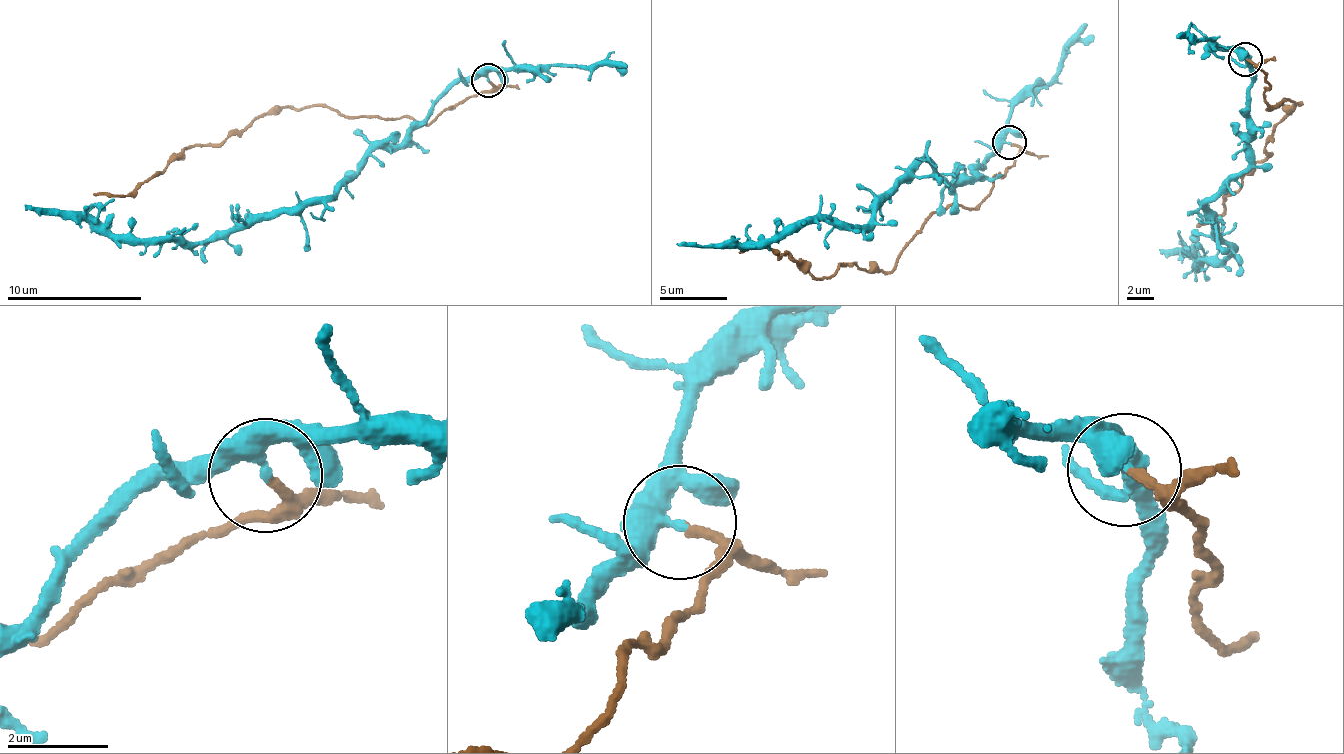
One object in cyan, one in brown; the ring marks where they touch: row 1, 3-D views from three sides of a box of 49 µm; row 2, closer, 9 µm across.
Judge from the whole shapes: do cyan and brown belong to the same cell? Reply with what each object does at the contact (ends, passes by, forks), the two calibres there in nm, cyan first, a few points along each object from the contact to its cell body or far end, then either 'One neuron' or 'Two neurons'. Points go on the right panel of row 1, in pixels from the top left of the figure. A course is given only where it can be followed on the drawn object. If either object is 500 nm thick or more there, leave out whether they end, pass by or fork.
At the ring cyan passes by. At the ring brown passes by. Thickness 300 nm (cyan) against 130 nm. Course of cyan: (1245, 58), (1247, 165), (1201, 200), (1228, 257), (1192, 268), (1195, 257), (1158, 248). Course of brown: (1245, 58), (1261, 69), (1270, 106), (1283, 102), (1266, 108), (1300, 102), (1264, 143), (1271, 153), (1199, 223). Two neurons

